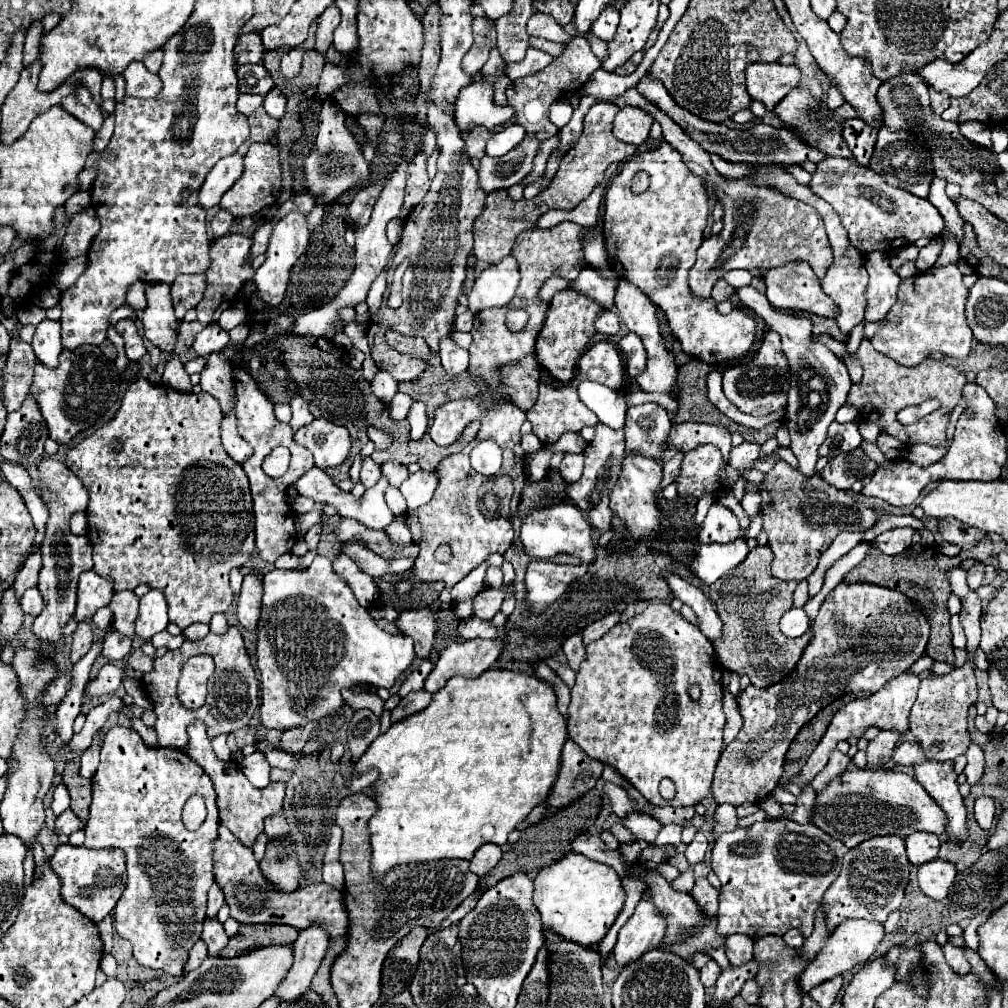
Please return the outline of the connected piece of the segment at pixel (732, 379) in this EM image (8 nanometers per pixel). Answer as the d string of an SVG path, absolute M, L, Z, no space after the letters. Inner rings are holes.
M769 331L763 337L763 343L757 351L757 357L751 357L747 363L743 363L743 367L731 367L723 373L723 393L741 413L747 413L753 417L767 417L771 413L785 411L787 393L789 393L789 363L787 363L787 357L783 353L783 347L781 347L781 337L777 333Z

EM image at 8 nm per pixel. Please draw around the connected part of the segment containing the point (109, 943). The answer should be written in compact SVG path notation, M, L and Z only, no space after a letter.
M107 915L103 921L97 923L97 929L101 933L103 941L103 953L109 953L113 947L113 915Z

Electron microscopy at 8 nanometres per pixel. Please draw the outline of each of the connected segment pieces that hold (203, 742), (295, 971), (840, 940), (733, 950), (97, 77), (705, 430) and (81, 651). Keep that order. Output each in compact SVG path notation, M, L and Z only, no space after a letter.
M191 723L187 727L187 733L189 733L187 755L205 769L205 773L211 777L211 781L215 785L221 825L225 825L245 847L253 847L257 837L263 833L263 821L269 815L275 815L281 811L281 803L285 797L285 781L271 781L267 787L257 789L247 781L247 777L243 775L241 765L237 761L233 761L233 759L223 761L215 755L215 751L211 749L209 737L205 733L205 727L201 727L201 723Z
M317 925L299 931L297 941L293 943L293 965L287 971L285 979L279 983L273 997L279 1001L291 1001L303 995L309 989L309 983L319 969L321 959L329 947L329 937Z
M845 919L833 931L833 939L829 939L829 947L825 947L825 951L821 951L821 955L817 955L817 959L813 959L813 963L809 963L809 967L801 973L801 989L807 993L811 987L825 983L837 975L845 975L847 971L867 963L883 937L885 937L883 923L867 921L867 919Z
M731 935L725 941L725 949L731 965L739 967L753 959L753 939L749 939L747 935Z
M81 68L77 70L75 73L73 73L66 82L70 85L83 85L84 87L87 87L89 91L91 91L91 94L93 95L93 98L95 99L95 102L101 106L103 103L103 99L101 99L100 96L100 90L102 85L103 77L101 73L96 69L92 68Z
M681 423L673 425L669 433L669 447L677 447L679 451L693 451L699 445L715 445L723 461L729 463L729 453L731 453L731 433L725 427L719 425L703 425L703 423Z
M79 621L77 629L73 633L73 651L71 651L71 663L77 663L93 645L91 625L87 621Z

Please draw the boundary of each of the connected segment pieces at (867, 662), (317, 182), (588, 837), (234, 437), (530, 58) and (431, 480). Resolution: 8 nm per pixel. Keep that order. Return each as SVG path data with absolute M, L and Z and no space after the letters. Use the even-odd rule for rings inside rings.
M867 583L837 585L823 601L815 621L825 623L811 623L811 641L807 643L797 667L781 683L761 689L749 685L737 695L737 705L743 715L743 727L739 735L729 745L725 745L719 757L713 781L713 797L717 803L731 803L739 807L743 803L759 803L761 799L771 795L771 791L777 787L777 781L781 779L785 753L791 741L795 739L797 731L807 721L811 721L823 707L827 707L829 703L833 703L849 691L877 693L885 683L905 673L919 657L923 657L929 641L929 623L921 615L921 611L915 609L911 599L893 589Z
M325 103L319 115L319 135L315 139L315 147L305 159L305 181L307 191L313 195L315 205L307 215L309 229L315 229L321 223L323 207L327 201L335 201L343 193L351 191L353 187L367 183L371 179L369 161L365 159L359 143L355 141L353 133L345 127L345 113L335 103Z
M583 833L583 835L579 835L579 837L571 843L571 847L573 847L573 851L577 851L577 853L589 857L591 861L609 865L613 867L613 869L623 867L621 855L619 855L617 851L609 851L597 835Z
M233 399L233 407L223 415L221 443L225 451L229 453L229 457L237 459L239 463L243 463L251 453L251 447L237 435L237 429L235 429L235 399Z
M529 47L527 53L525 53L525 57L521 61L507 65L507 77L511 81L515 81L515 79L521 79L525 75L533 75L533 73L541 71L543 67L547 67L551 61L553 61L553 57L547 55L545 51Z
M427 471L410 474L399 487L409 509L417 509L429 503L435 489L437 489L437 477L435 473L427 473Z

